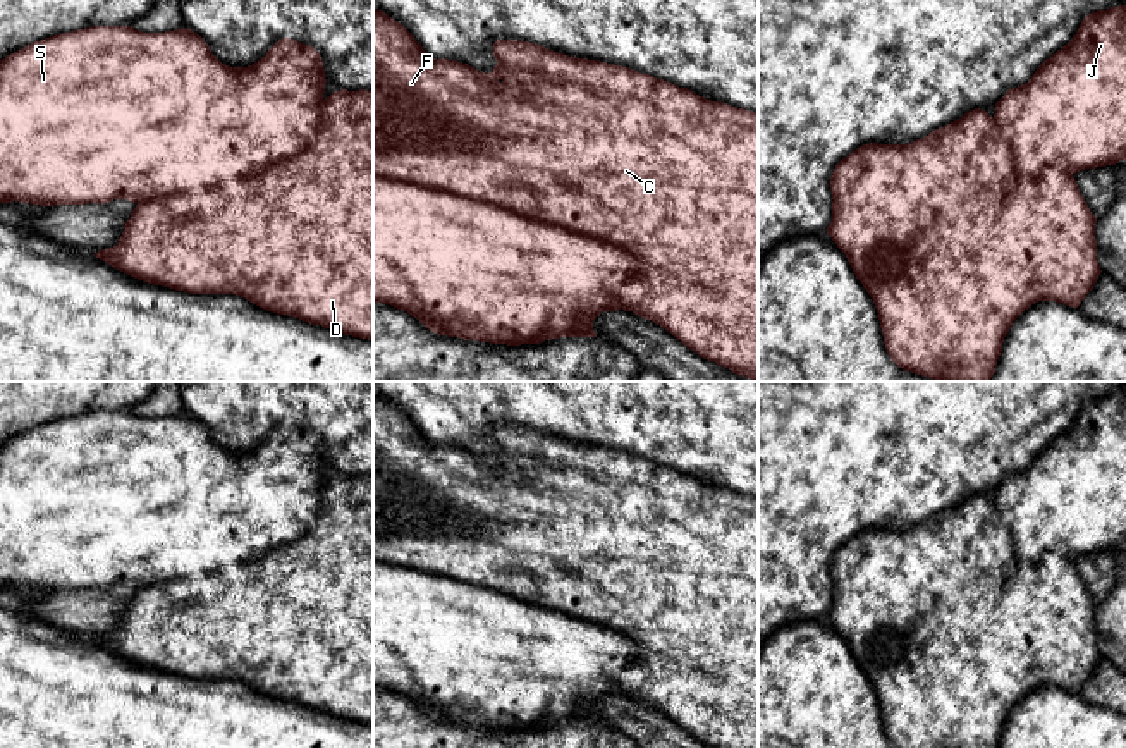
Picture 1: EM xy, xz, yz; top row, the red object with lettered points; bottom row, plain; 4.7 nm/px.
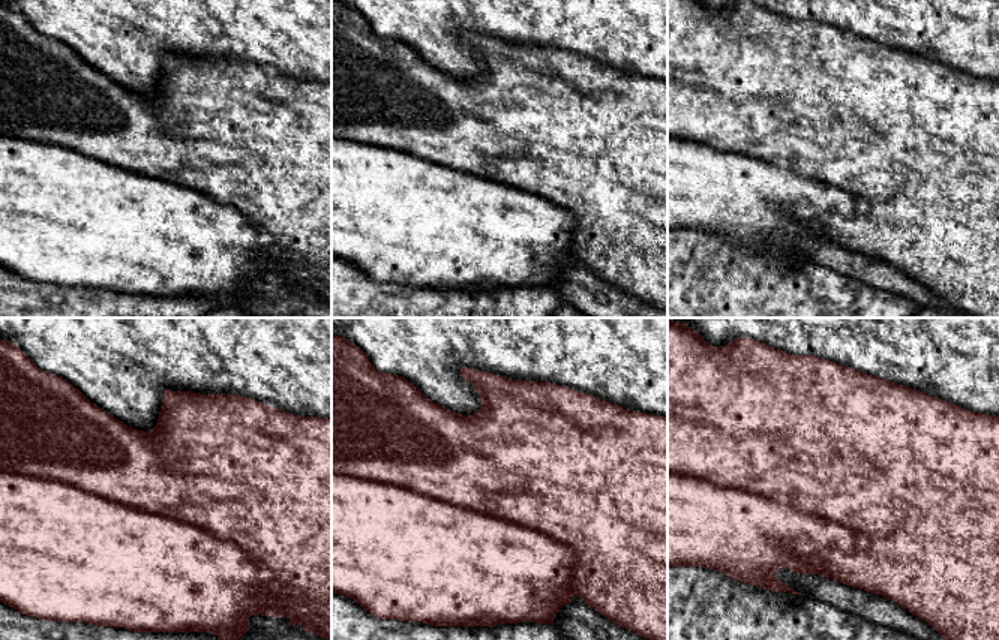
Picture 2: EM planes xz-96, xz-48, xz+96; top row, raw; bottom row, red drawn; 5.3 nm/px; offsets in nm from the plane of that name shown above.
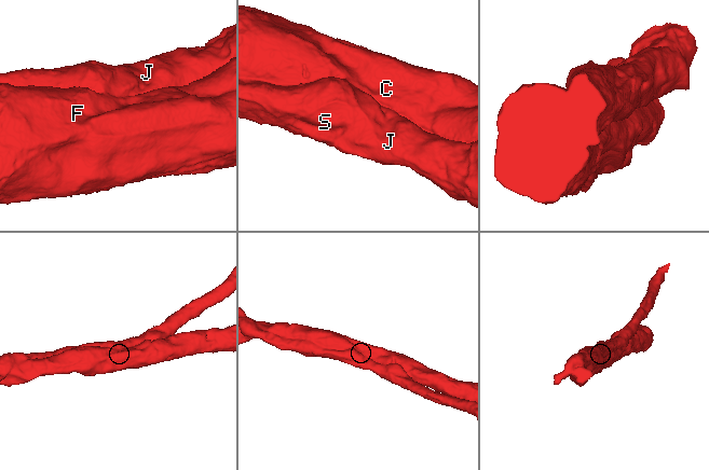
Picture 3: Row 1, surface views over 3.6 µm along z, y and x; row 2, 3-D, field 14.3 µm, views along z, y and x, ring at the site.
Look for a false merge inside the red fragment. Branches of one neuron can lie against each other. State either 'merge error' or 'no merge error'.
merge error

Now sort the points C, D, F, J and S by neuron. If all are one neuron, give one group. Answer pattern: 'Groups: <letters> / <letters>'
Groups: C D F / J S

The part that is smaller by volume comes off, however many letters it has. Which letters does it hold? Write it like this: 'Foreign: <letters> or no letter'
Foreign: J, S

